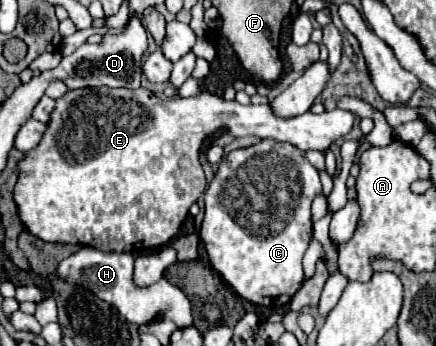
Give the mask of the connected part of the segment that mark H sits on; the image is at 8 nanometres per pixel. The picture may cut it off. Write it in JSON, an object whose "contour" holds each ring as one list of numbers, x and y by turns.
{"contour":[[81,247,77,253,59,261,53,275,57,279,67,281,67,283,81,285,87,291,95,293,101,301,115,305,119,309,119,313,129,323,141,325,141,323,151,323,151,321,159,319,159,321,173,321,179,329,191,327,191,323,193,323,189,299,185,297,185,293,181,289,173,287,167,279,161,279,145,289,133,285,133,281,131,281,133,255,131,253,103,253,103,251,97,251,93,247]]}

